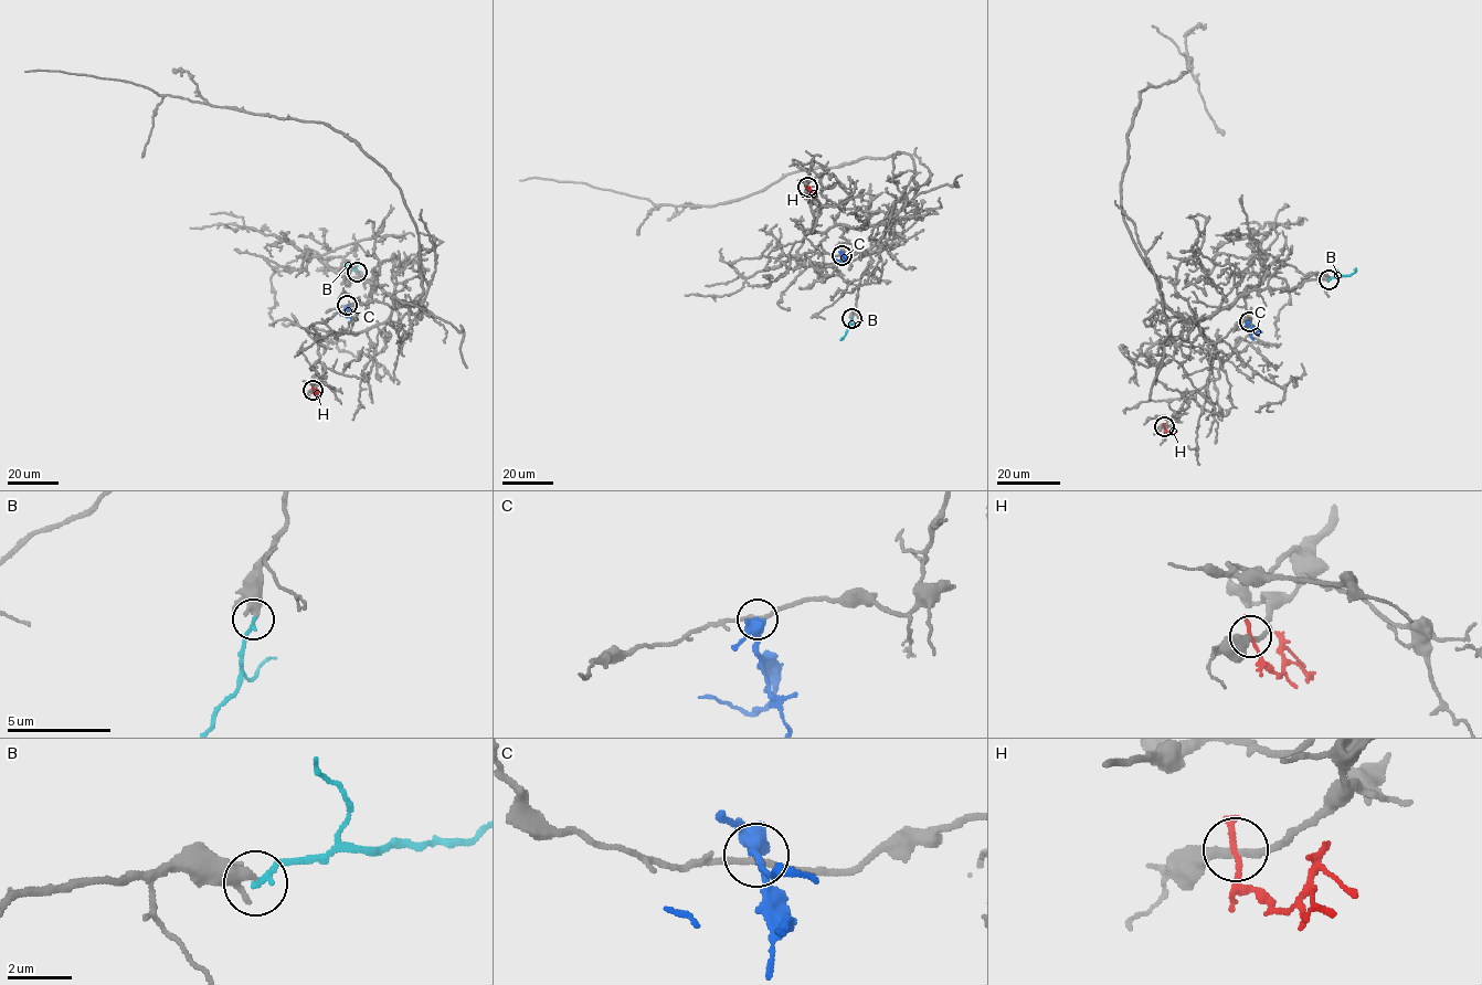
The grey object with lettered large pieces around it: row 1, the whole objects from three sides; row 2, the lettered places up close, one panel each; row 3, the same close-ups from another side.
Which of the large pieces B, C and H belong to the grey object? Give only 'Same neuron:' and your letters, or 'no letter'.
Same neuron: no letter

